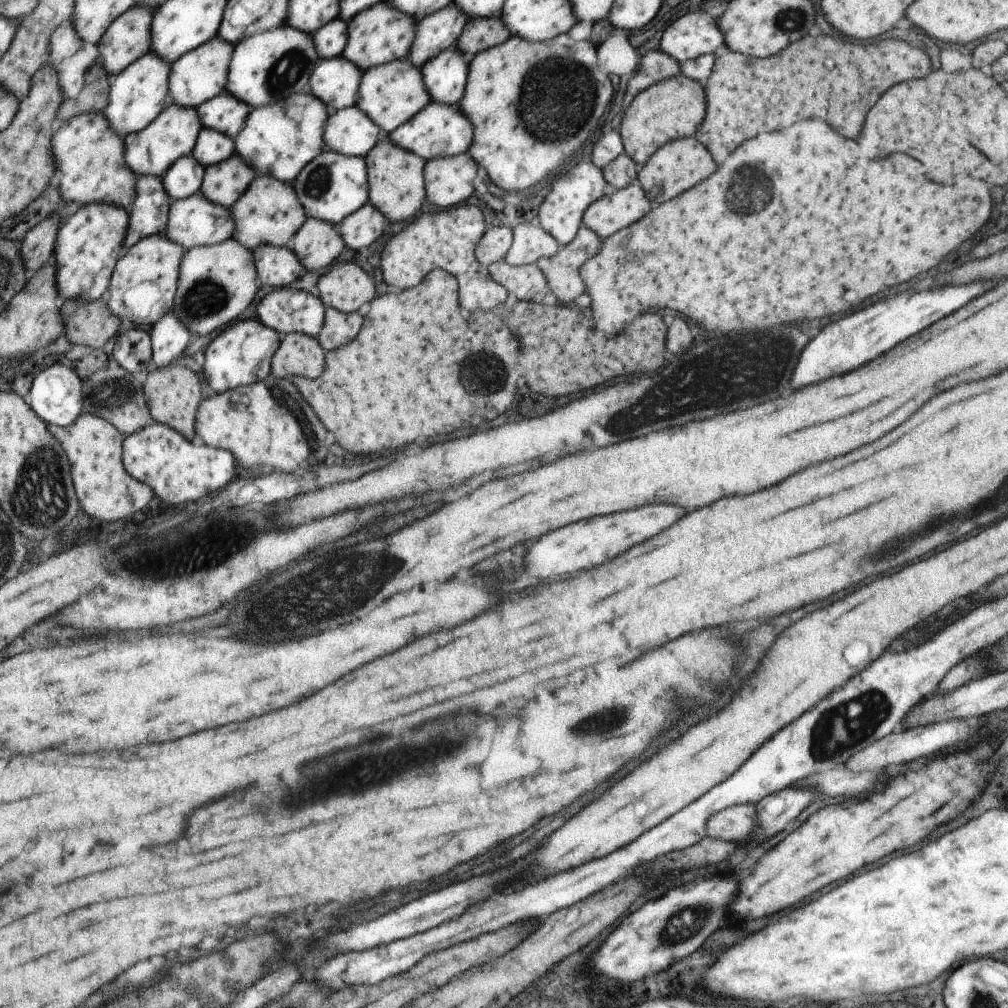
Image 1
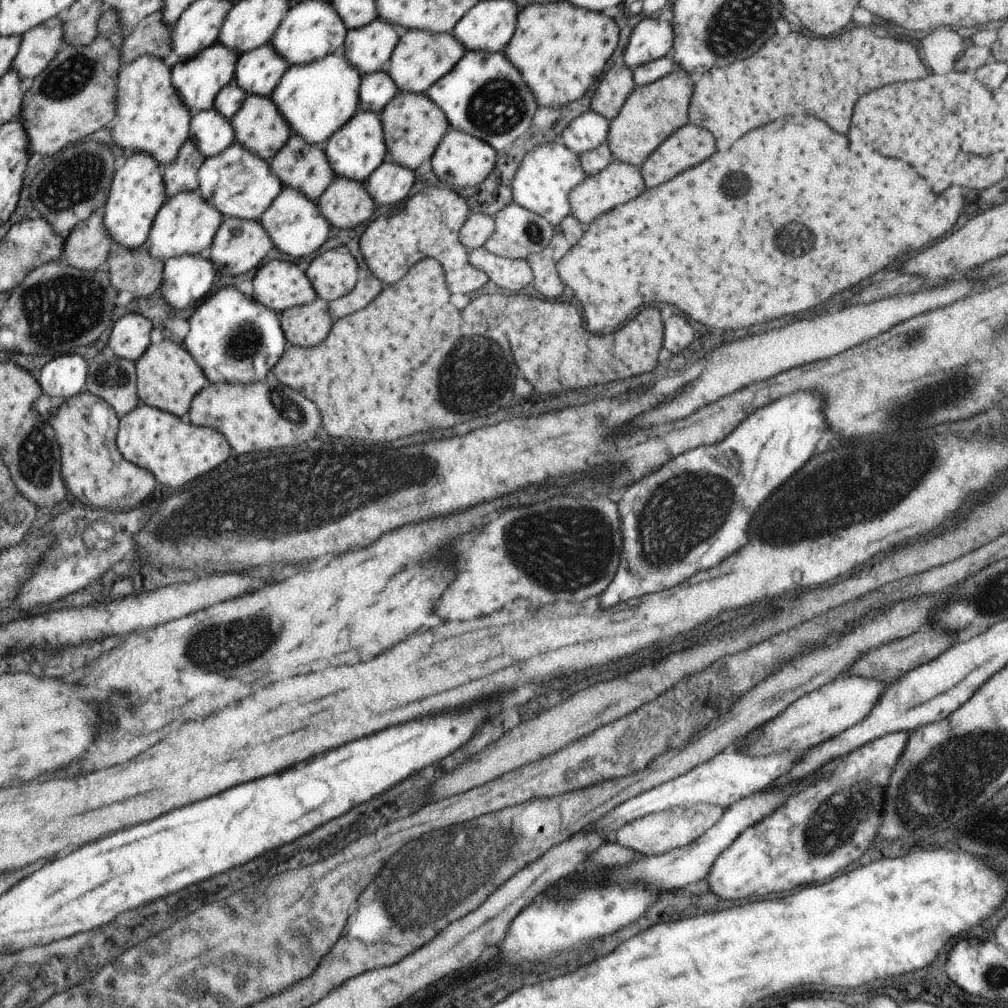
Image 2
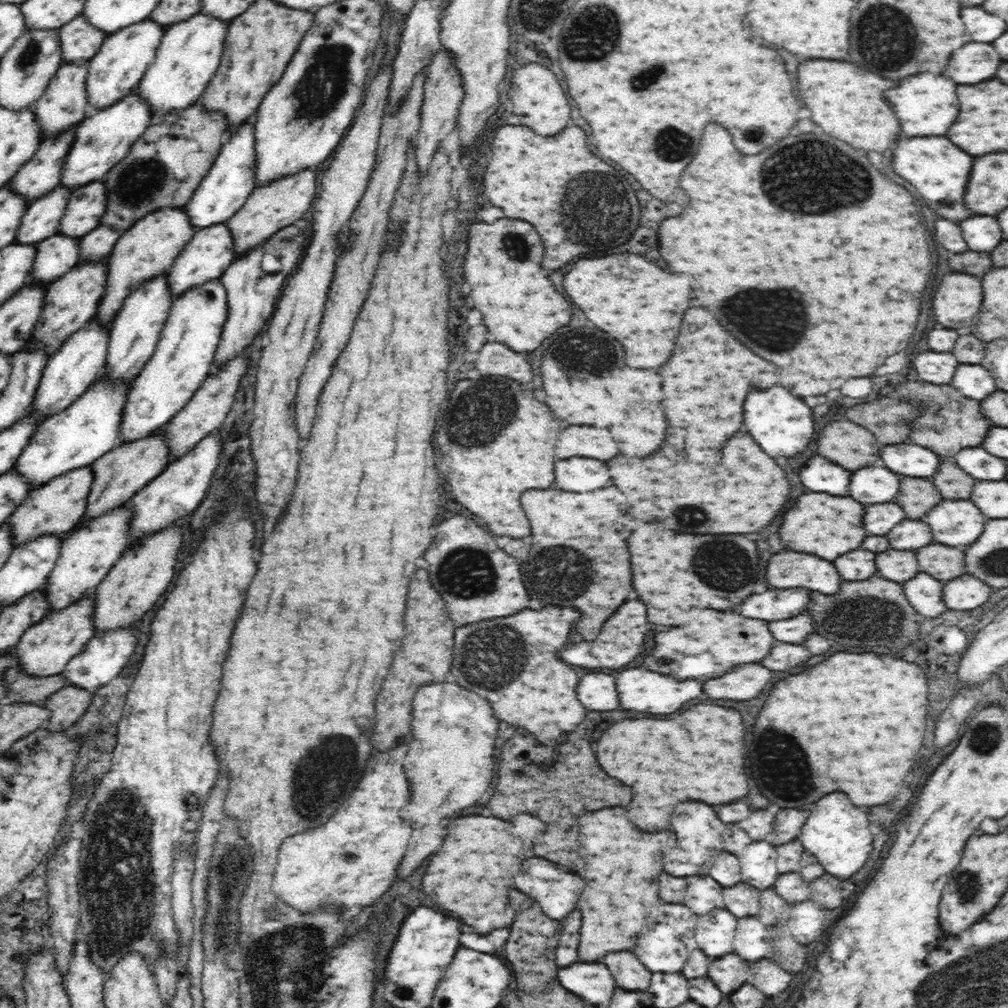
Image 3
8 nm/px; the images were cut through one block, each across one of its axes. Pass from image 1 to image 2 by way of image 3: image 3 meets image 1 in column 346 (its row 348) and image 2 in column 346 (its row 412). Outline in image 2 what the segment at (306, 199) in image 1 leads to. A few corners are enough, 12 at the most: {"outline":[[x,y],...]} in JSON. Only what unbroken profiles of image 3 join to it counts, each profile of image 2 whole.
{"outline":[[360,109],[324,144],[335,176],[388,158],[380,114]]}

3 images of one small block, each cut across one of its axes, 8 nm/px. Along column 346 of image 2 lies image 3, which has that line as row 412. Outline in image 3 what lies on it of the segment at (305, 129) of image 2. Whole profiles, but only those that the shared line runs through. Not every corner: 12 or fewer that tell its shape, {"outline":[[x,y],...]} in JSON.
{"outline":[[106,374],[45,419],[13,470],[38,488],[119,442],[133,382]]}

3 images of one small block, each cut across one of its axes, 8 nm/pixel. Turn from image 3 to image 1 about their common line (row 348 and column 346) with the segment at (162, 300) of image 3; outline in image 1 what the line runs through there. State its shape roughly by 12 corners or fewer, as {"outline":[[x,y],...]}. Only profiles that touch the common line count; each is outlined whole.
{"outline":[[356,105],[330,113],[325,150],[365,157],[383,137]]}

